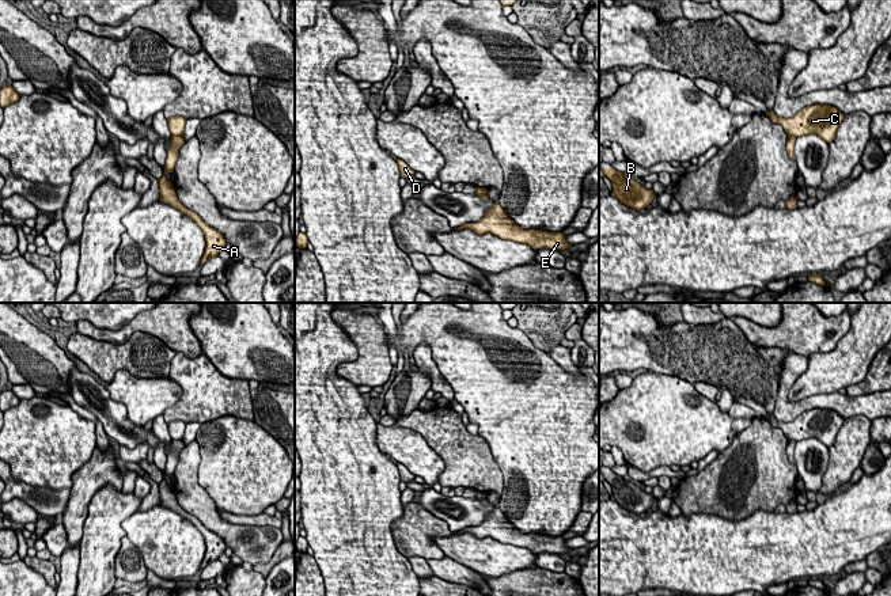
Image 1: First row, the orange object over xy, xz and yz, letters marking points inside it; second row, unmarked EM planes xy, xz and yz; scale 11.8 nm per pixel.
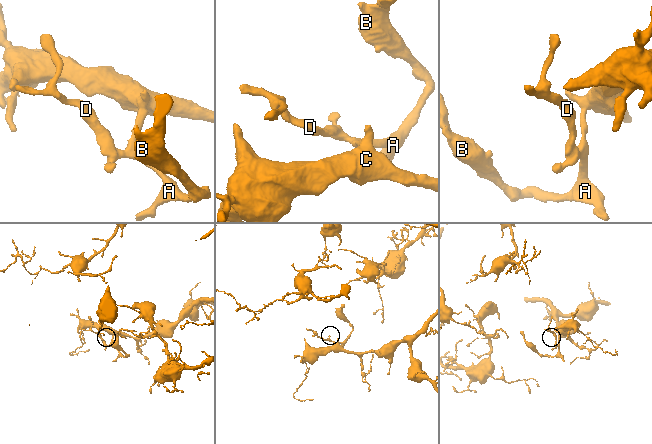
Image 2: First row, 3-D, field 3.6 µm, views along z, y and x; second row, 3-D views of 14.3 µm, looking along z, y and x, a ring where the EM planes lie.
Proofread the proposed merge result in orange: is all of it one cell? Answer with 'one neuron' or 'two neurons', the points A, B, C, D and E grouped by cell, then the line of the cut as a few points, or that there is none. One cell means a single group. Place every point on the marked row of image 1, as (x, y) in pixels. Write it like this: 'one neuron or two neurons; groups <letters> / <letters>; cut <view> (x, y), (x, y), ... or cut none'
two neurons; groups A B D / C E; cut xy (171, 135), (182, 136)

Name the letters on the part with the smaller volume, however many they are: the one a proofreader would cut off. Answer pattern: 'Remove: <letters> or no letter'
Remove: A, B, D

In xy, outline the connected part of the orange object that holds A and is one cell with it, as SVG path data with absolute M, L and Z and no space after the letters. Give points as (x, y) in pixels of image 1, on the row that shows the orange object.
M171 136L171 141L172 145L167 151L164 174L160 179L158 179L160 191L159 201L177 208L183 215L189 216L193 221L196 221L197 225L202 229L206 240L205 253L201 258L201 265L204 265L213 257L217 257L221 250L224 250L225 239L223 234L208 225L197 213L182 205L177 197L172 183L167 181L166 174L174 171L175 163L179 156L178 149L185 144L185 138L183 136Z

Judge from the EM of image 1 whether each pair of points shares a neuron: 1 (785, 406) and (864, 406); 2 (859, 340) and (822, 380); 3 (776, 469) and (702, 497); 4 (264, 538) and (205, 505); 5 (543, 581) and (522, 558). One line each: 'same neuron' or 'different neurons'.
1: same neuron
2: same neuron
3: same neuron
4: same neuron
5: different neurons

